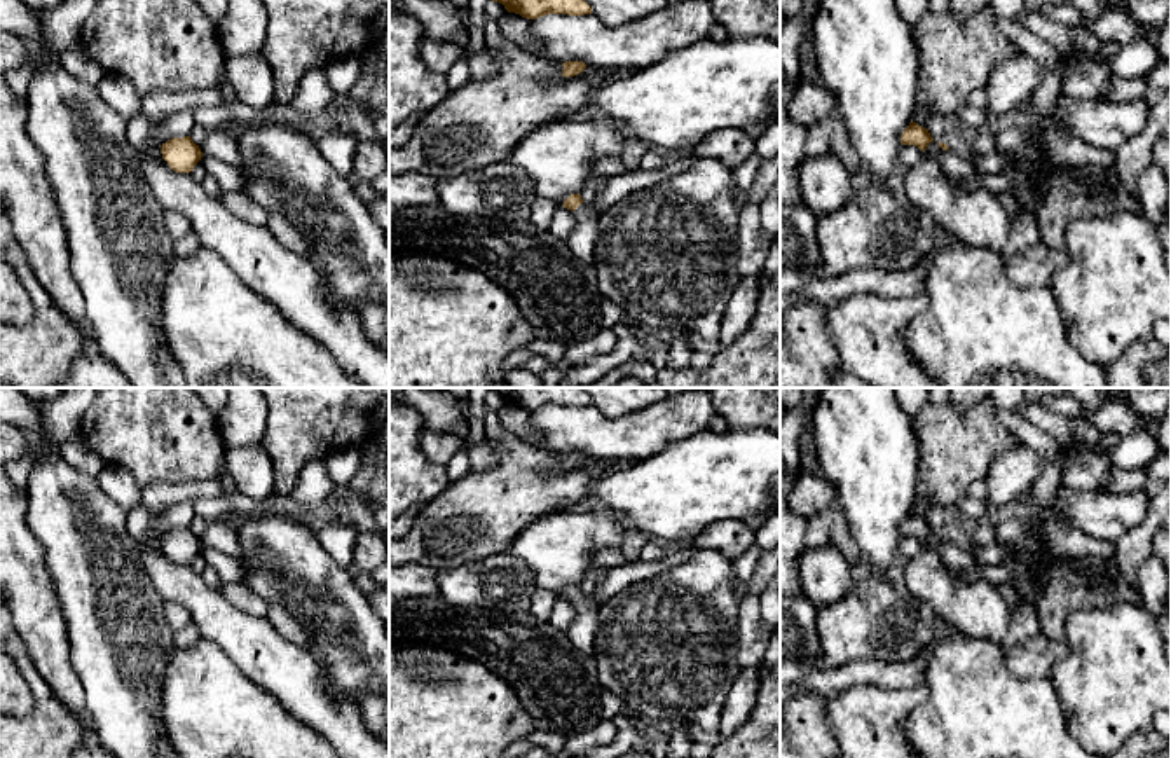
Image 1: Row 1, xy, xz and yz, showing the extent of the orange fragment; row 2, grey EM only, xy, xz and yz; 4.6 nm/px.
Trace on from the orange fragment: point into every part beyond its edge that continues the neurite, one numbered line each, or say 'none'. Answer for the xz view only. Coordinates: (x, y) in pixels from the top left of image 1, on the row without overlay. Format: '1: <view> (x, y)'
1: xz (582, 633)

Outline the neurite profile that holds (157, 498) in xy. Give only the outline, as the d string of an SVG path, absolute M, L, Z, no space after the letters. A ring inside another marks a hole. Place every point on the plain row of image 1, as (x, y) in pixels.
M185 480L178 484L148 484L140 489L140 503L152 510L154 513L161 513L173 505L183 501L197 501L202 498L218 498L222 496L220 480Z

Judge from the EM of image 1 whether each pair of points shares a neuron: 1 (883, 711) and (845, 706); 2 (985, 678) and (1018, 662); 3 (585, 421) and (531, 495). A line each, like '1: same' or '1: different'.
1: same
2: different
3: different

